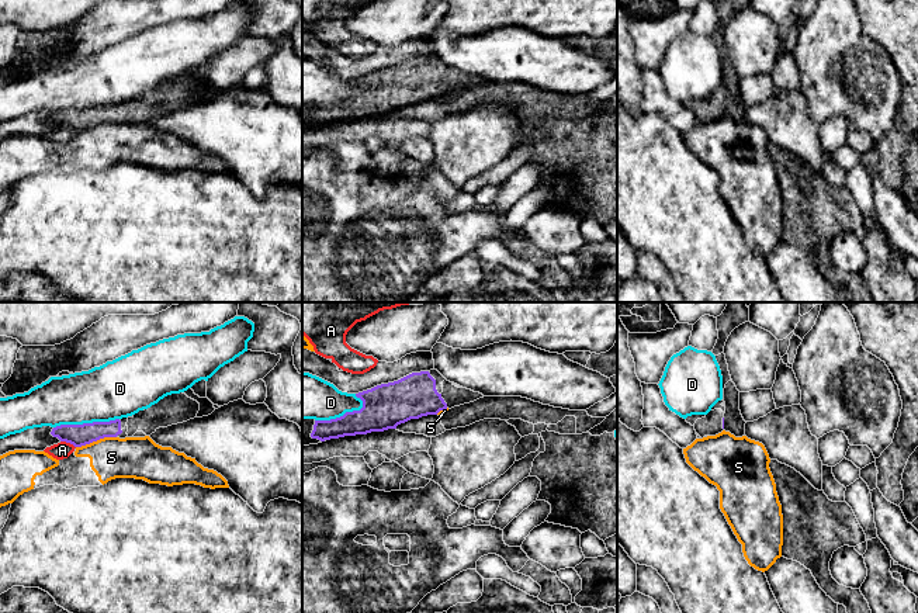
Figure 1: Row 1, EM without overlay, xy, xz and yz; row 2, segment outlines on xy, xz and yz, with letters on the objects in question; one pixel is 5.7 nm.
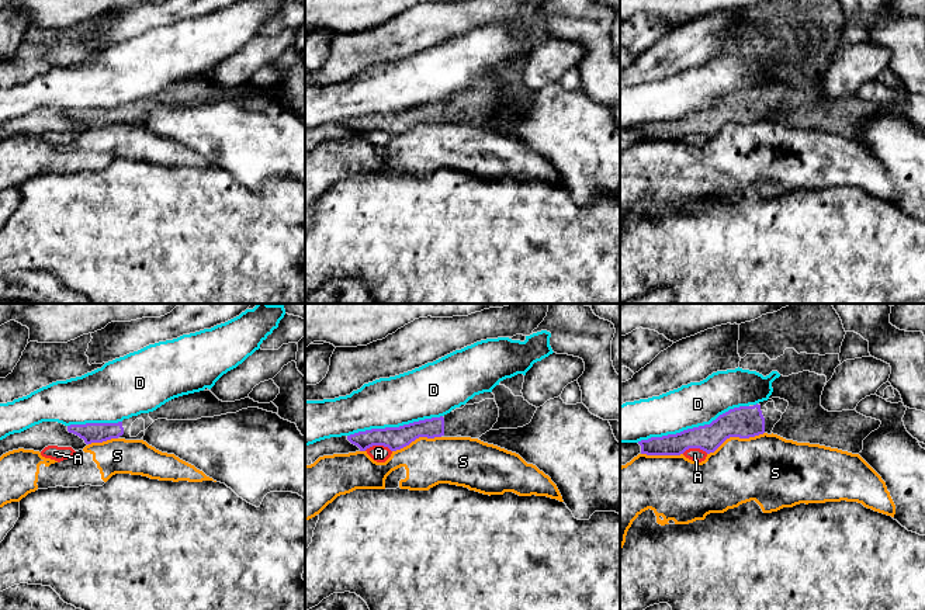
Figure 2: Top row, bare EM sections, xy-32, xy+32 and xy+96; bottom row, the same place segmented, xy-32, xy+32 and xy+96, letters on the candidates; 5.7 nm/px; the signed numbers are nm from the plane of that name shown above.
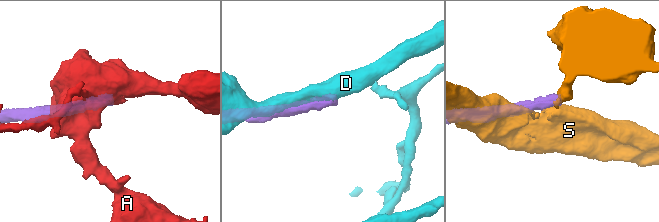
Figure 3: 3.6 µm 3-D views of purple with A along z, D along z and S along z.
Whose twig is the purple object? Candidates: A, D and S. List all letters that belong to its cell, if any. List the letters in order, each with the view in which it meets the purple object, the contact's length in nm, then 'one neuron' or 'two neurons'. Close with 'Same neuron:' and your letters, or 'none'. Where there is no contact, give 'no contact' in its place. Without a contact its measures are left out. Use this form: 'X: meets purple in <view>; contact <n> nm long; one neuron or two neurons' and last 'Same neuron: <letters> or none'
A: meets purple in xy; contact 100 nm long; two neurons
D: meets purple in xy; contact 380 nm long; two neurons
S: meets purple in xy; contact 240 nm long; two neurons
Same neuron: none

